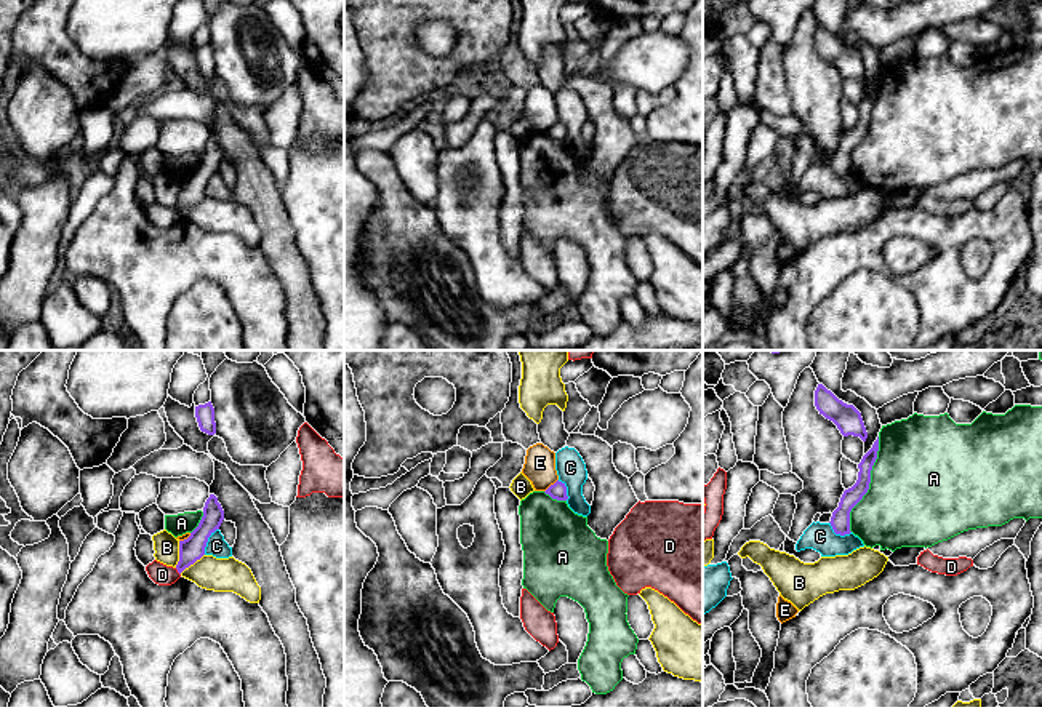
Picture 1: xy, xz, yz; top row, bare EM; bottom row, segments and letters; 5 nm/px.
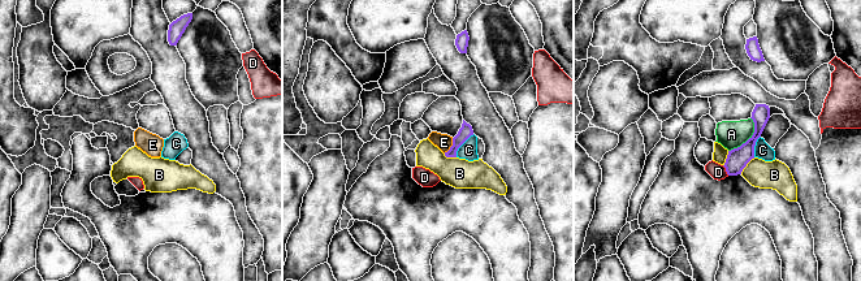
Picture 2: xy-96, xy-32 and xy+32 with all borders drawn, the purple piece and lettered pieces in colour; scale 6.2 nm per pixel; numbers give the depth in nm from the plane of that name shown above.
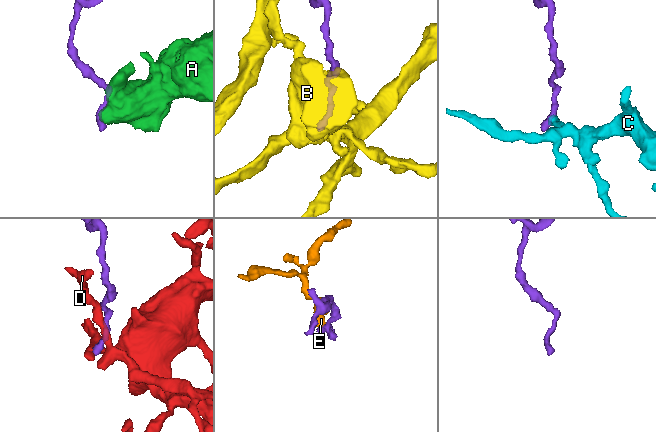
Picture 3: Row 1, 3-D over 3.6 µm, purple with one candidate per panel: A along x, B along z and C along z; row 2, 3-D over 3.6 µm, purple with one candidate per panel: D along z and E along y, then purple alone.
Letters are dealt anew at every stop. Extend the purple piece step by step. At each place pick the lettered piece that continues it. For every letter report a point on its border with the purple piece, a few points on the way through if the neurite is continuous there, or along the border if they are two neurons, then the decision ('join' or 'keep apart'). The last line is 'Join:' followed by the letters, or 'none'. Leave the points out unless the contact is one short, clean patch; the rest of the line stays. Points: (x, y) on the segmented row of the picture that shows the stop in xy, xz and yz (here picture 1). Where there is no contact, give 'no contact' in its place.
A: meets purple in yz at (868, 485); keep apart
B: meets purple in xy at (180, 554); border along xy (180, 541), (180, 560), (175, 567); keep apart
C: meets purple in xy at (207, 541); border along xy (218, 528), (208, 538), (204, 554); keep apart
D: meets purple in xy at (178, 571); border along xy (175, 568), (180, 575); keep apart
E: meets purple in xz at (551, 485); border along xz (557, 479), (545, 491); keep apart
Join: none

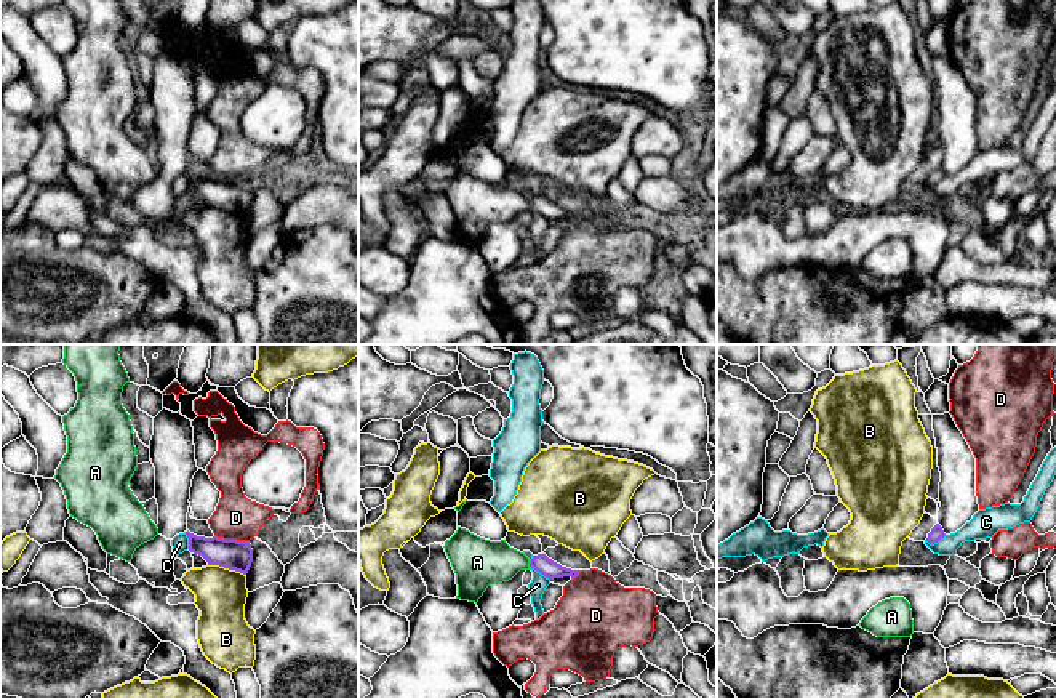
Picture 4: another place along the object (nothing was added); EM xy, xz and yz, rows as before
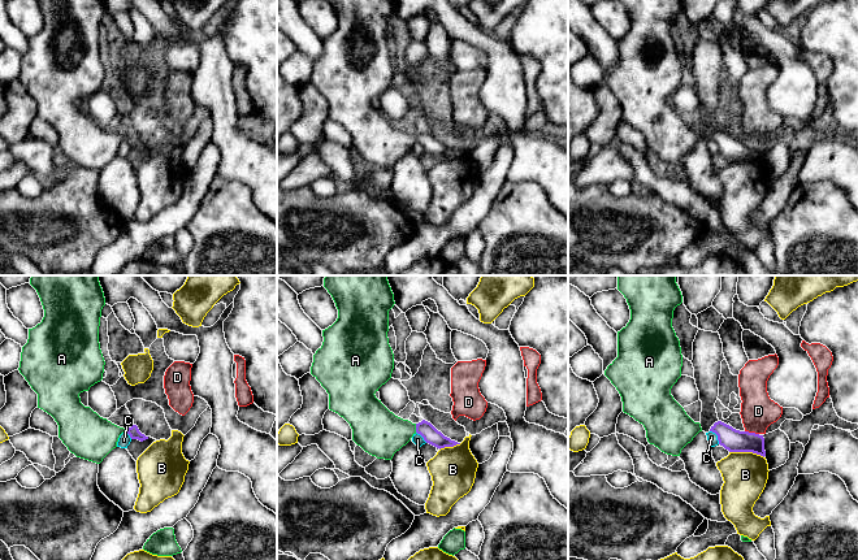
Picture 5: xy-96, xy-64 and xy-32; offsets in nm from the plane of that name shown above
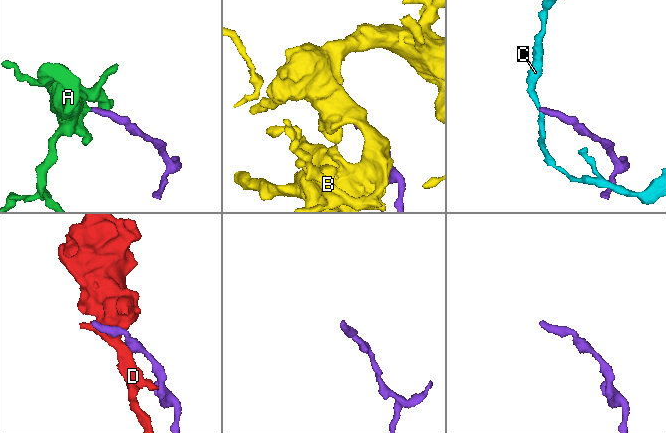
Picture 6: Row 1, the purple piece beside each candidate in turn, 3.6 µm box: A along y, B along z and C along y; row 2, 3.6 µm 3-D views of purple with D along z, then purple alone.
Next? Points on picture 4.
A: meets purple in xz at (530, 564); runs through xz (541, 562), (530, 564), (480, 562); join
B: meets purple in xy at (226, 567); border along xy (208, 564), (234, 569), (244, 575); keep apart
C: meets purple in xz at (540, 572); border along xz (530, 565), (549, 580); keep apart
D: meets purple in xy at (232, 540); keep apart
Join: A

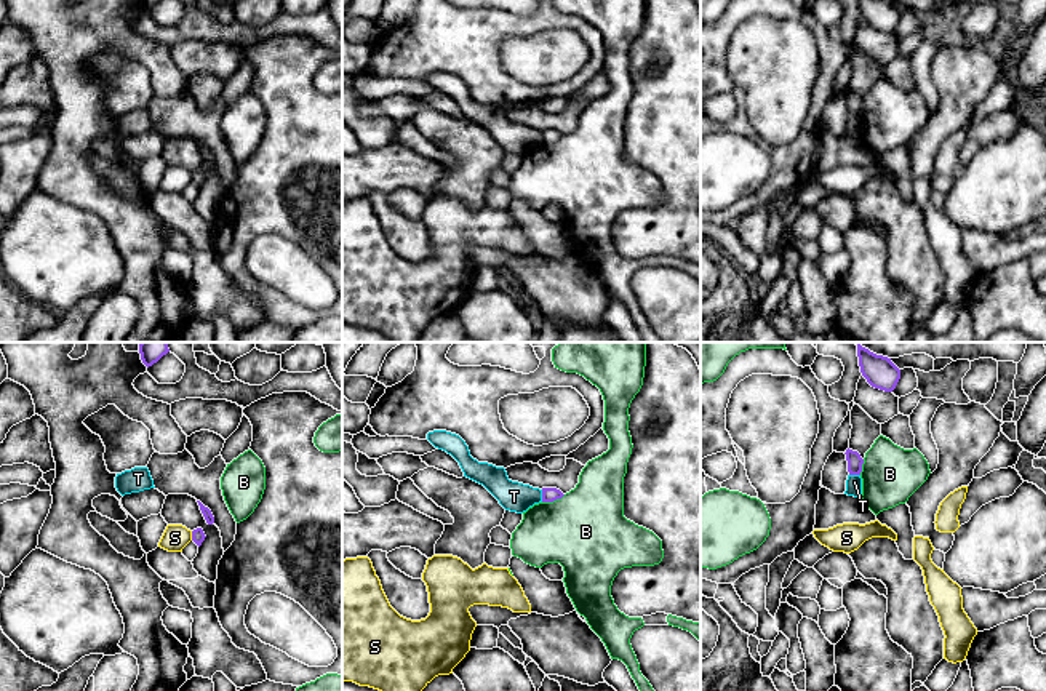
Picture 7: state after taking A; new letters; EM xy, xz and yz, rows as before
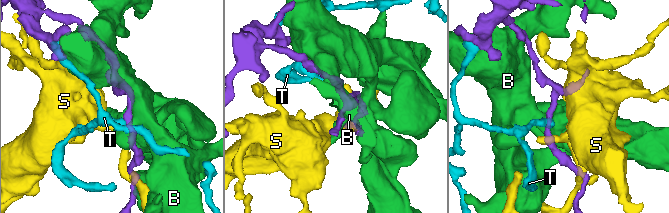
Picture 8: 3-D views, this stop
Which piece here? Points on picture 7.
B: meets purple in xz at (554, 499); keep apart
S: meets purple in xy at (192, 536); keep apart
T: meets purple in xz at (542, 496); border along xz (541, 490), (542, 501); keep apart
Join: none

